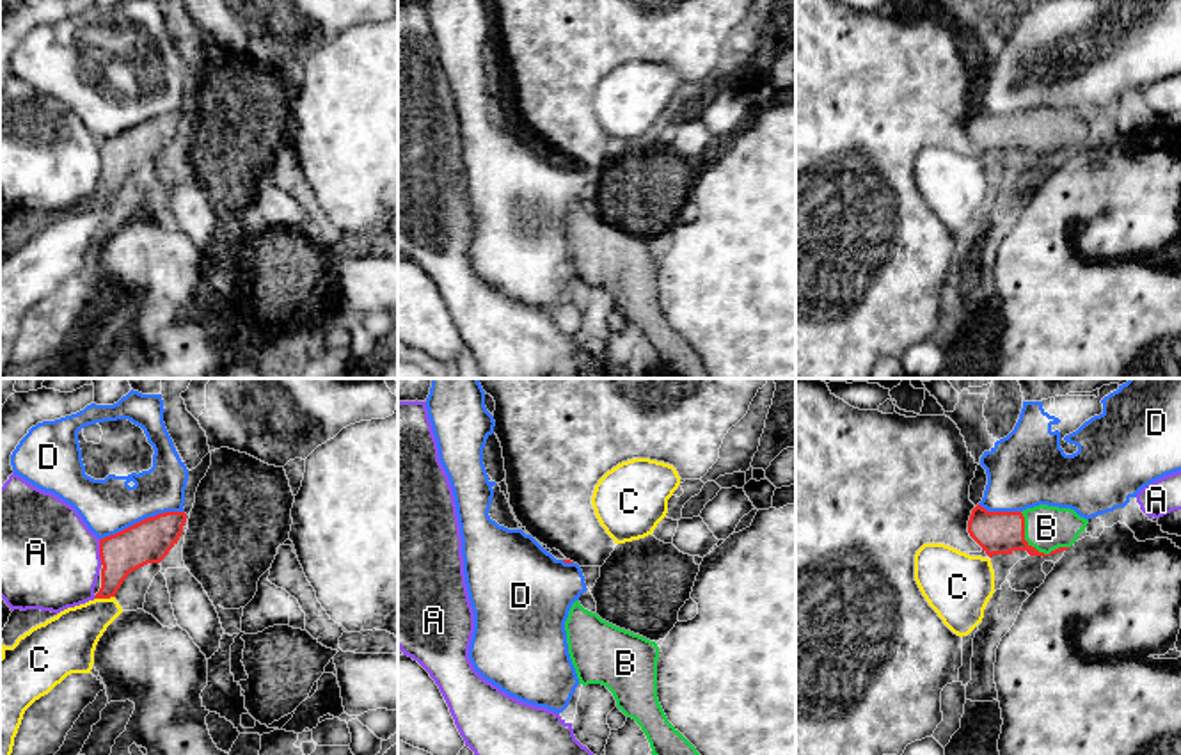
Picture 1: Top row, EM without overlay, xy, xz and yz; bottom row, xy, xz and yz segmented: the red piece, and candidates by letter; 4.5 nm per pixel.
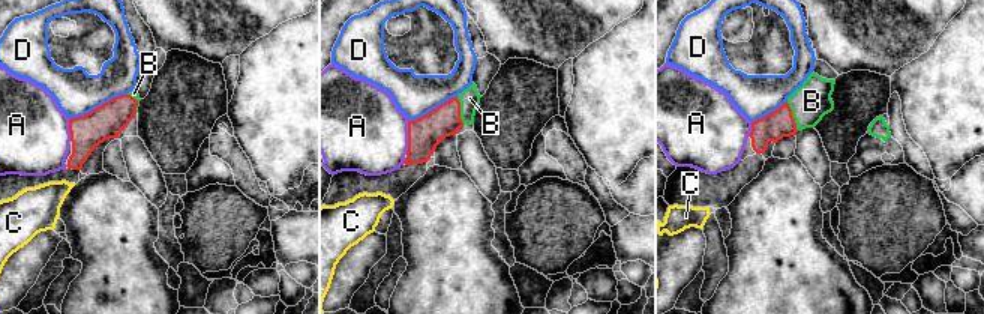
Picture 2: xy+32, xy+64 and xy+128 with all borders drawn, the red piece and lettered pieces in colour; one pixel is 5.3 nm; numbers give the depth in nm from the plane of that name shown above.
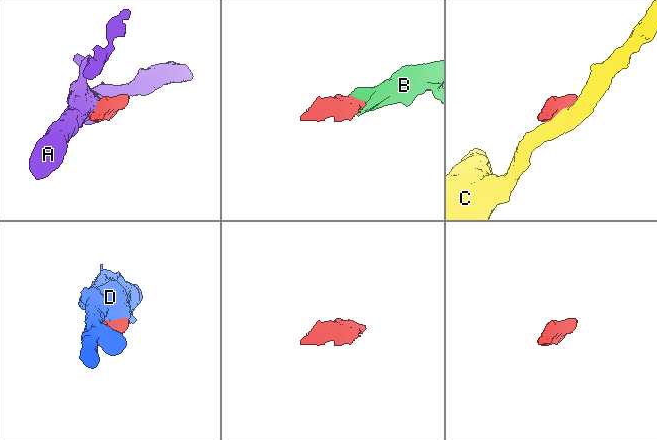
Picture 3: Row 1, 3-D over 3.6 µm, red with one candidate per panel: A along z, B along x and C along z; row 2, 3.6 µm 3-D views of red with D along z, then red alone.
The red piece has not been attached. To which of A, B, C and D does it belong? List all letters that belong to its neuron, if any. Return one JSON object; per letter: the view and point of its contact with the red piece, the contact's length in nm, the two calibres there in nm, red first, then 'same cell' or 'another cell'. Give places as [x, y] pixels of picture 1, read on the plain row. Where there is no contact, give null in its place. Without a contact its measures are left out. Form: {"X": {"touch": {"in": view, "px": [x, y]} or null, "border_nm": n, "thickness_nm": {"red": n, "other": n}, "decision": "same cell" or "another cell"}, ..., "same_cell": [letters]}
{"A": {"touch": {"in": "xy", "px": [100, 155]}, "border_nm": 110, "thickness_nm": {"red": 200, "other": 480}, "decision": "another cell"}, "B": {"touch": {"in": "yz", "px": [1034, 150]}, "border_nm": 280, "thickness_nm": {"red": 190, "other": 200}, "decision": "same cell"}, "C": {"touch": {"in": "xy", "px": [103, 199]}, "border_nm": 100, "thickness_nm": {"red": 190, "other": 260}, "decision": "another cell"}, "D": {"touch": {"in": "xy", "px": [141, 123]}, "border_nm": 400, "thickness_nm": {"red": 200, "other": 240}, "decision": "another cell"}, "same_cell": ["B"]}

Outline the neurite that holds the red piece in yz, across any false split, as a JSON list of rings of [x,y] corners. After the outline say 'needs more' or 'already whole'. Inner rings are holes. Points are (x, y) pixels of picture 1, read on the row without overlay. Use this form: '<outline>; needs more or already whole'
[[[977,107],[968,135],[989,160],[1014,153],[1044,160],[1067,153],[1087,126],[1089,123],[1071,110],[1039,107],[1023,114],[987,114]]]; needs more

